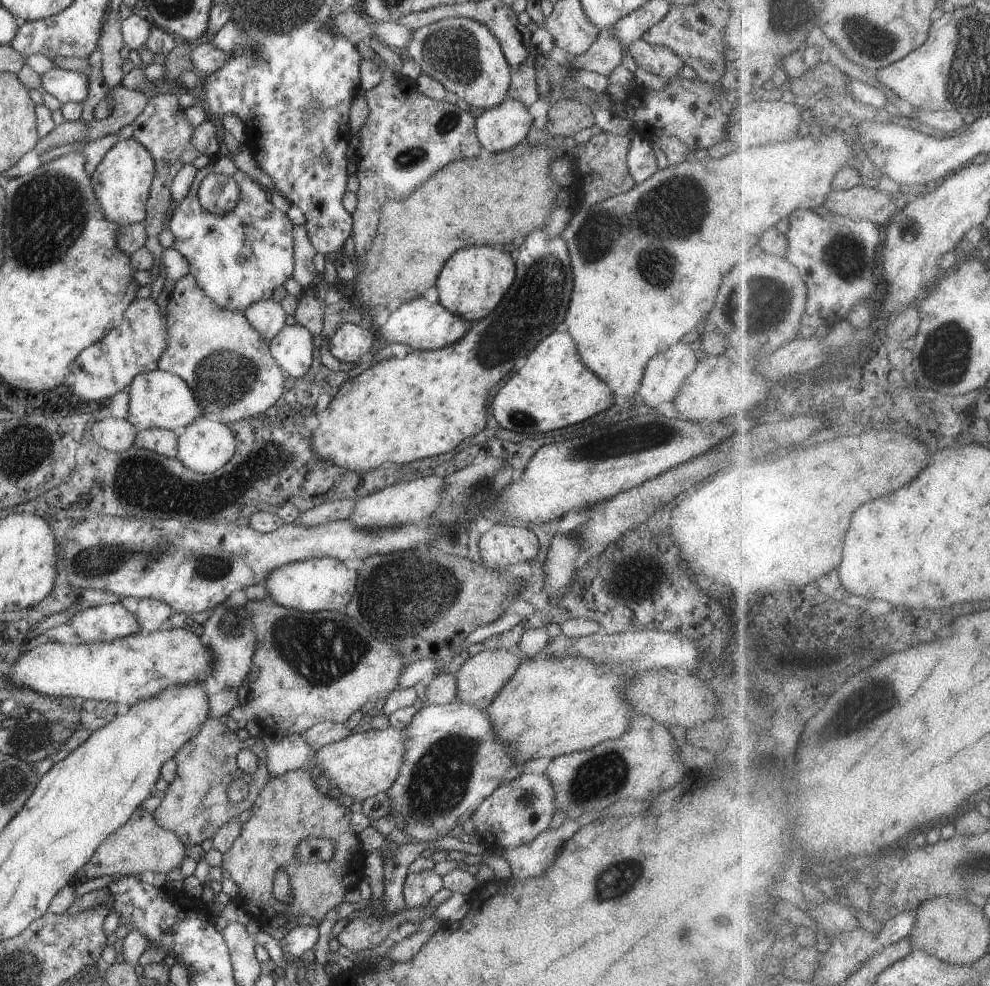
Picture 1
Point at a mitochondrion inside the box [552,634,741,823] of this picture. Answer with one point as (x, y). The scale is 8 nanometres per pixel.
(601, 773)

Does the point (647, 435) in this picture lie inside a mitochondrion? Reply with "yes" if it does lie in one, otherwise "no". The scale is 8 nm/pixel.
yes

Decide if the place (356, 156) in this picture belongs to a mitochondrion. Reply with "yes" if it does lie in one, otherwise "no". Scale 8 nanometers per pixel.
no

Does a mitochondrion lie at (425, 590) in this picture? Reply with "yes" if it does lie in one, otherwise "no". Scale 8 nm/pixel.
yes

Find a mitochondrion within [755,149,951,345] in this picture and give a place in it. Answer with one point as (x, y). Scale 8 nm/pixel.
(846, 258)

